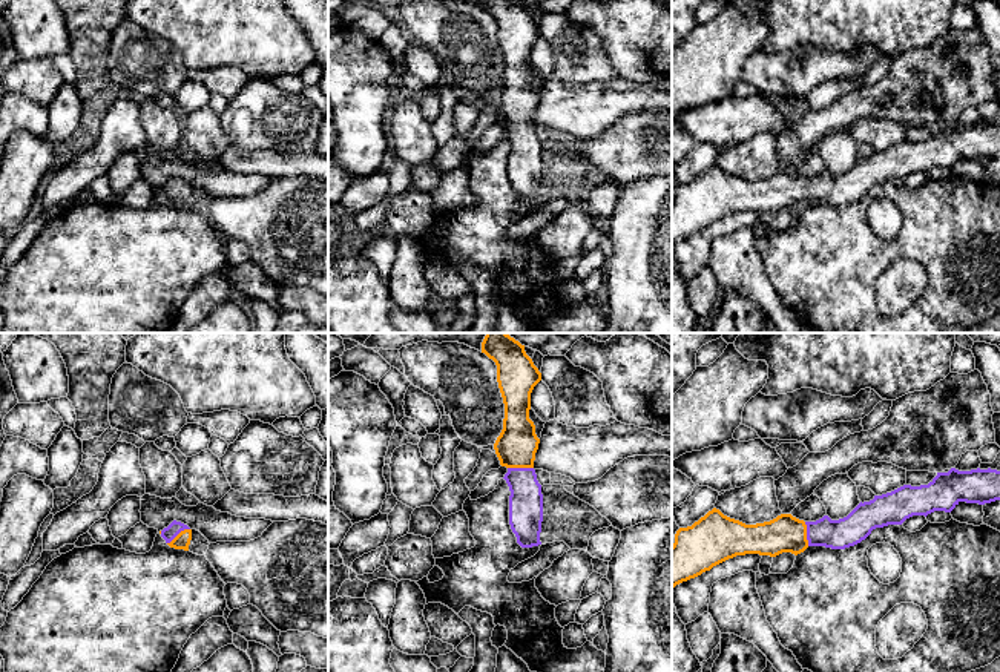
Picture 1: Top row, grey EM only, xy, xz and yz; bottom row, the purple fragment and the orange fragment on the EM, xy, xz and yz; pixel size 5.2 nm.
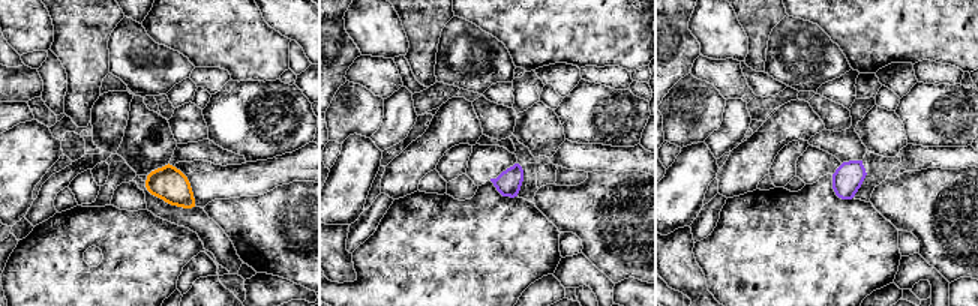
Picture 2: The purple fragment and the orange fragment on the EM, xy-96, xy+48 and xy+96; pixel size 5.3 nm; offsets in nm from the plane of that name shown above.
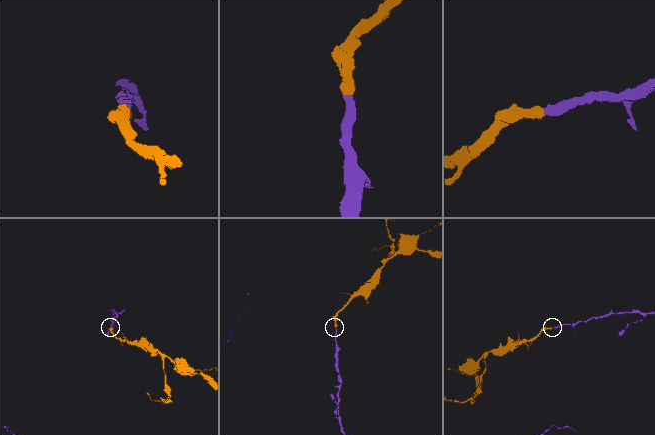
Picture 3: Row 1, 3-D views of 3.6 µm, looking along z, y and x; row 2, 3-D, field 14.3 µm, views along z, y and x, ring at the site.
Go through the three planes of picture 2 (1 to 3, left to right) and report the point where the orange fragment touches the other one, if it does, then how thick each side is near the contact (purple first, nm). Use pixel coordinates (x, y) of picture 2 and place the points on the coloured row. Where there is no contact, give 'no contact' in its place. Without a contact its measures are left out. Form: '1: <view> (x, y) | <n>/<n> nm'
1: no contact
2: no contact
3: no contact

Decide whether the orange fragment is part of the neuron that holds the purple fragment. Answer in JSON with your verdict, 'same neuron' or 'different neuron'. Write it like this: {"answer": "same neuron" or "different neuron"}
{"answer": "same neuron"}

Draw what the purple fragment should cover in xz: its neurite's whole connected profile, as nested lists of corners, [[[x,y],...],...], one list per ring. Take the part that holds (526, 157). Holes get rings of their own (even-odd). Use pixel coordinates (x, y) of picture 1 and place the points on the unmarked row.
[[[482,0],[482,9],[497,21],[497,38],[505,60],[503,86],[494,100],[502,123],[508,124],[509,181],[521,204],[541,201],[543,150],[534,126],[540,95],[529,75],[531,49],[541,29],[521,0]]]

